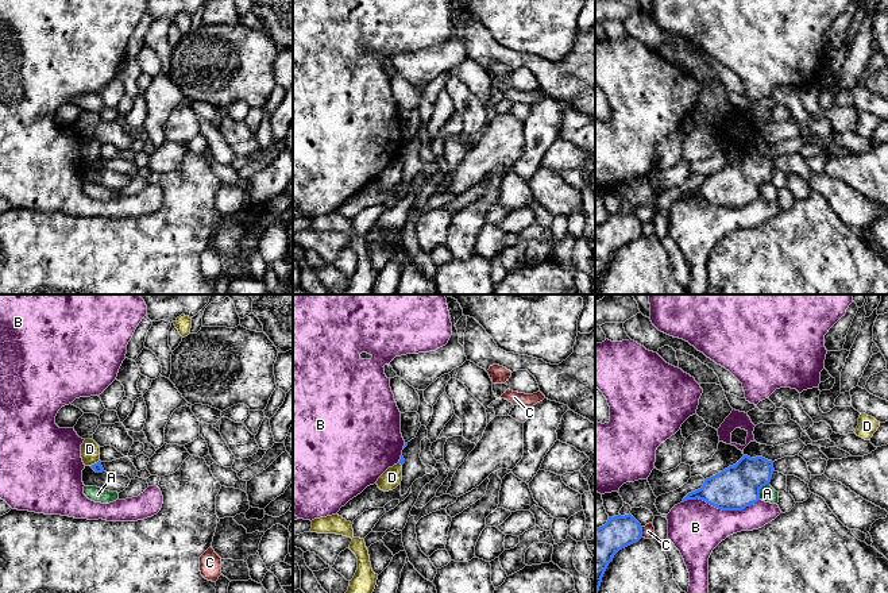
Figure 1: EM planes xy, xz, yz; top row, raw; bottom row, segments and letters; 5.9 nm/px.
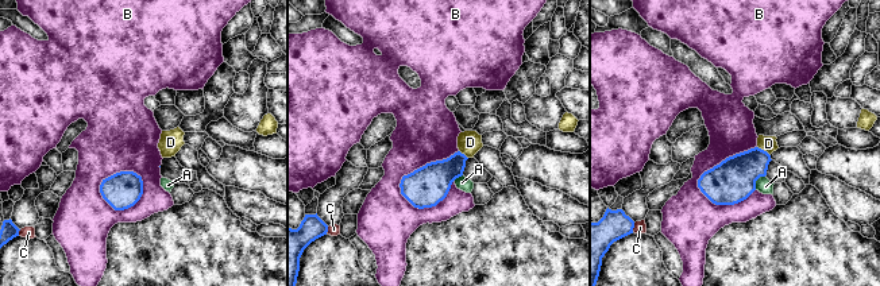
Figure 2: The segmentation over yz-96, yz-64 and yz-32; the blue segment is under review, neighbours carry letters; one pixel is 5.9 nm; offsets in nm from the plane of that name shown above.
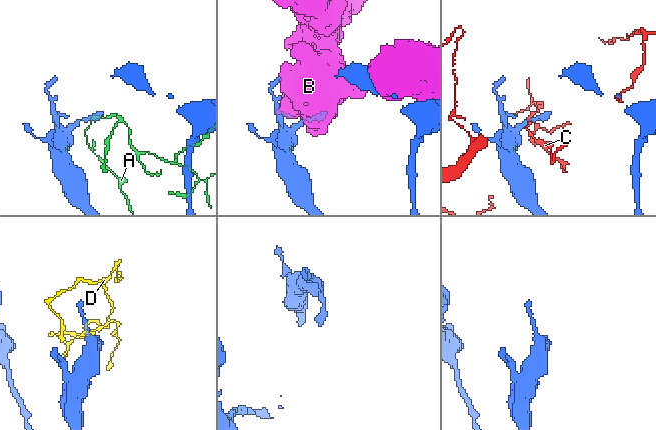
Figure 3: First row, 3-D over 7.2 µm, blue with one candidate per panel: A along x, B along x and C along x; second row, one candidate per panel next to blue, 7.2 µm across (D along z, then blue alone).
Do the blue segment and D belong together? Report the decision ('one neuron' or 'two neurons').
two neurons

